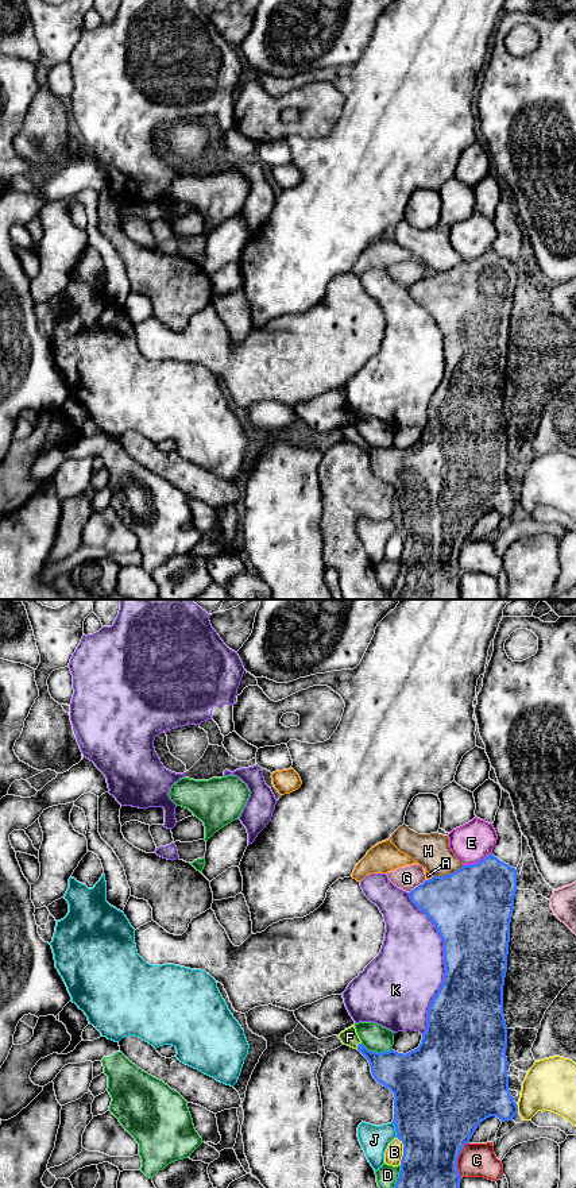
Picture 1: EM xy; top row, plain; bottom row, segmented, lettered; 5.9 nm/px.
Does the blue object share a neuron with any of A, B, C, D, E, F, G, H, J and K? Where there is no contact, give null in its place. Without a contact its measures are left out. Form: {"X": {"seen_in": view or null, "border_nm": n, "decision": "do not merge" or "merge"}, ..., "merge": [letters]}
{"A": {"seen_in": "xy", "border_nm": 50, "decision": "do not merge"}, "B": {"seen_in": "xy", "border_nm": 170, "decision": "do not merge"}, "C": {"seen_in": "xy", "border_nm": 220, "decision": "do not merge"}, "D": {"seen_in": "xy", "border_nm": 200, "decision": "do not merge"}, "E": {"seen_in": "xy", "border_nm": 190, "decision": "do not merge"}, "F": {"seen_in": "xy", "border_nm": 50, "decision": "merge"}, "G": {"seen_in": "xy", "border_nm": 130, "decision": "do not merge"}, "H": {"seen_in": "xy", "border_nm": 200, "decision": "do not merge"}, "J": {"seen_in": "xy", "border_nm": 100, "decision": "do not merge"}, "K": {"seen_in": "xy", "border_nm": 850, "decision": "do not merge"}, "merge": ["F"]}

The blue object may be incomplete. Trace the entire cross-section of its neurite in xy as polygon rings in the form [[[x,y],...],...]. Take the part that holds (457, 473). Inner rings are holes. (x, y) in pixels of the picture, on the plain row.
[[[492,248],[472,261],[463,261],[460,265],[445,271],[433,271],[409,288],[411,297],[422,305],[434,319],[440,332],[444,336],[444,377],[434,390],[428,405],[428,421],[422,429],[417,444],[403,450],[395,446],[371,447],[360,436],[355,420],[339,429],[344,440],[357,444],[370,458],[374,474],[394,489],[394,514],[397,533],[403,539],[403,551],[401,555],[401,567],[393,587],[387,591],[387,599],[460,599],[460,575],[457,554],[469,537],[478,521],[490,512],[496,512],[502,517],[511,516],[518,509],[518,501],[509,485],[507,471],[507,421],[503,410],[503,381],[507,367],[507,350],[510,338],[510,317],[514,305],[514,292],[517,288],[517,265],[500,256]]]

